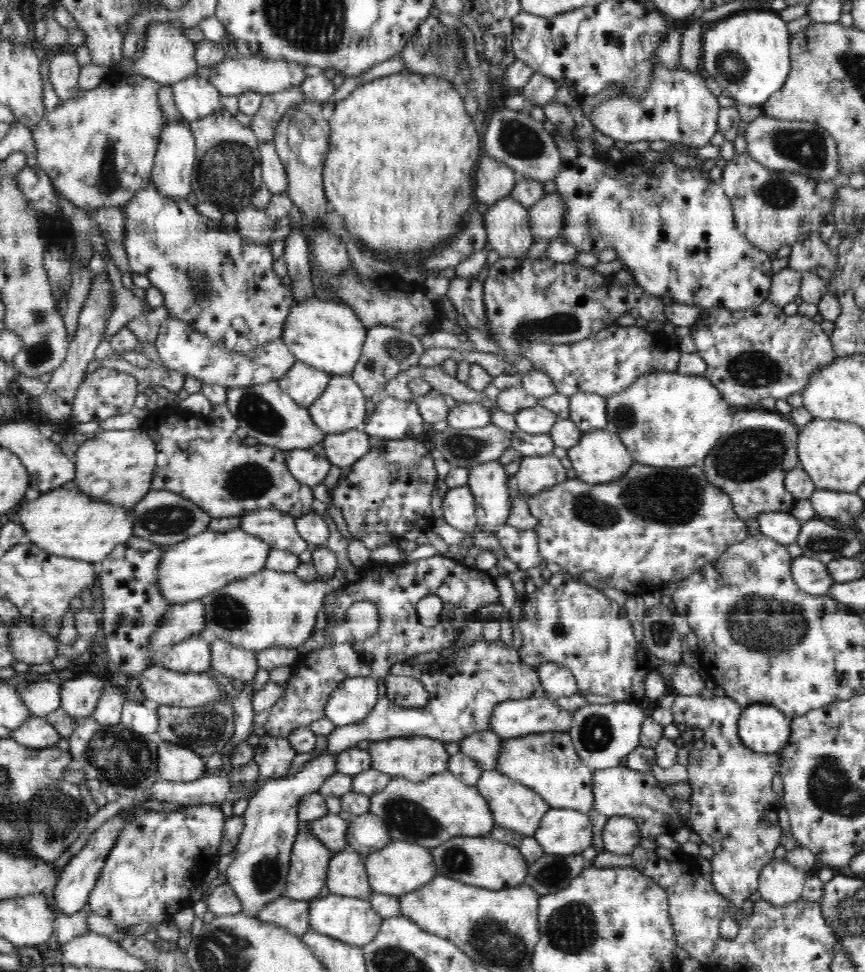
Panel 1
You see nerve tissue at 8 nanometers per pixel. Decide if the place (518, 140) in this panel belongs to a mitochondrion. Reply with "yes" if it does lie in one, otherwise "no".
yes

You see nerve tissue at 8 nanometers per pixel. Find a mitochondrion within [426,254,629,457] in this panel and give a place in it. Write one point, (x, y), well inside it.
(558, 324)

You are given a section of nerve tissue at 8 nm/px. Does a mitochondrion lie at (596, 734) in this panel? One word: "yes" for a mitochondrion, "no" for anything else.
yes

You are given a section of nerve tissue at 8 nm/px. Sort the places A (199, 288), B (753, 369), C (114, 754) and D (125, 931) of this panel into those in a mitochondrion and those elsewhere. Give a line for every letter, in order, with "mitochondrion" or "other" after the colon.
A: mitochondrion
B: mitochondrion
C: mitochondrion
D: other

